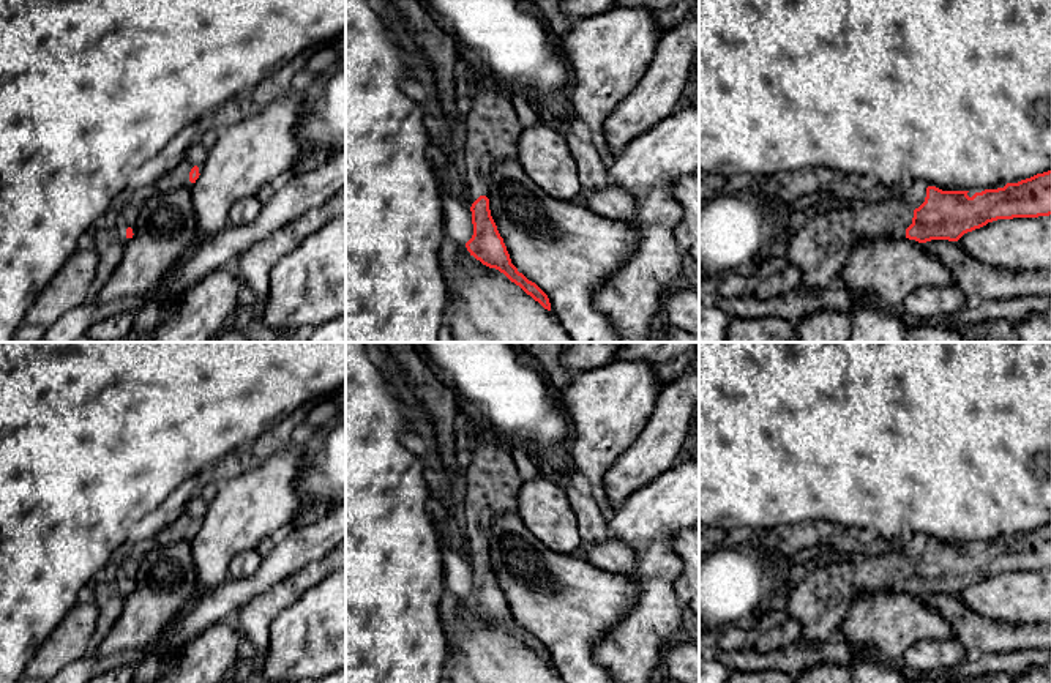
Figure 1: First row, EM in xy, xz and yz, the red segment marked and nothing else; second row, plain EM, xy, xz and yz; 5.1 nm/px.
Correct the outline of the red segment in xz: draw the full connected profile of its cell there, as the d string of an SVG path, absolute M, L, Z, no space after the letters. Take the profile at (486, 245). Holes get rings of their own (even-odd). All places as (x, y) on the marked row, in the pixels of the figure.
M484 90L469 98L464 107L466 139L461 153L466 161L466 192L472 203L473 235L467 251L489 268L503 273L527 295L551 311L548 295L511 263L489 210L491 172L499 161L518 161L518 142L524 131L507 90Z

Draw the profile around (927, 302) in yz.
M955 286L920 287L901 303L903 311L914 319L934 319L958 312L969 300Z

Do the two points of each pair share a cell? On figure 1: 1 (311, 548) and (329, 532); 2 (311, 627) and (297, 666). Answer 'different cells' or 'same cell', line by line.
1: same cell
2: same cell

